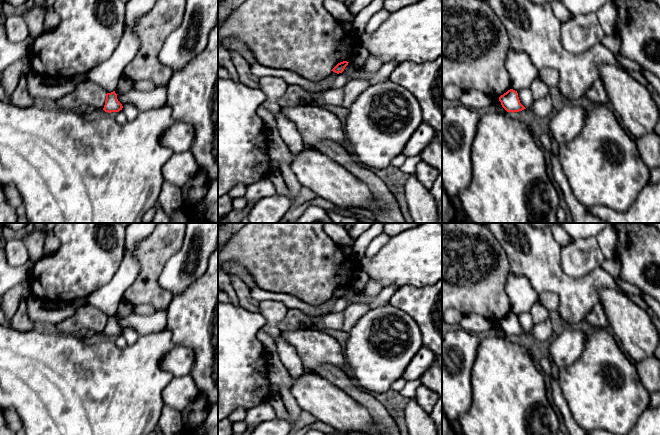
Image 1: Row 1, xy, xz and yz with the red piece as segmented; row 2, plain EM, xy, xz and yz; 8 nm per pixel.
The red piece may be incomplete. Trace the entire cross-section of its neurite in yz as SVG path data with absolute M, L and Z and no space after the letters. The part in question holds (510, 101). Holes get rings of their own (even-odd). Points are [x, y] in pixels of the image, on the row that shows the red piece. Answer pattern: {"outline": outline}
{"outline": "M510 89L499 97L502 107L507 112L519 112L526 109L519 100L517 91Z"}

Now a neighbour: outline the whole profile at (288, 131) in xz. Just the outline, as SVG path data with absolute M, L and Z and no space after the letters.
M280 110L275 116L276 128L282 140L287 145L292 155L298 154L305 147L305 143L296 127L296 125L288 119Z

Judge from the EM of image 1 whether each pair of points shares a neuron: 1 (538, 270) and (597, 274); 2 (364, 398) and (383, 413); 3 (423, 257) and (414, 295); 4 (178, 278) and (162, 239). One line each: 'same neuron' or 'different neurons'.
1: same neuron
2: same neuron
3: different neurons
4: different neurons

